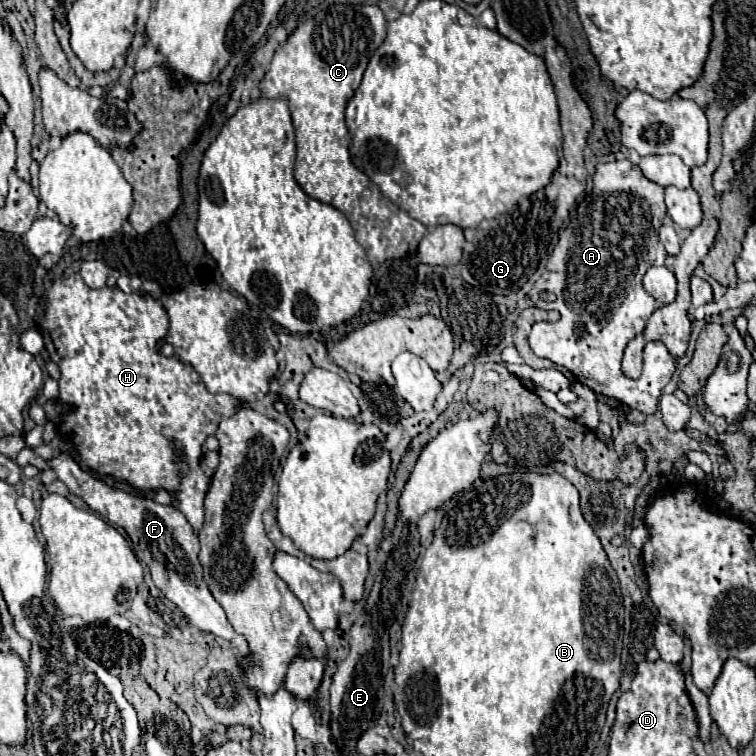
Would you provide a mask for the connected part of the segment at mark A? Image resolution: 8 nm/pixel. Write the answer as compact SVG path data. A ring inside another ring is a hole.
M628 159L612 161L612 163L598 163L596 173L592 177L592 205L580 213L580 219L572 221L572 227L568 231L560 233L560 241L550 253L546 271L542 273L540 281L534 283L528 297L534 301L540 309L556 309L560 311L560 321L556 323L534 323L530 331L530 349L544 359L550 359L552 363L558 363L566 367L572 375L576 375L576 381L590 387L594 393L602 393L606 397L612 397L620 403L630 405L632 409L638 409L646 415L656 413L658 409L658 397L662 389L668 385L674 369L676 359L666 351L662 341L650 341L644 347L644 369L640 379L622 379L622 353L630 339L634 335L642 333L646 329L646 323L650 315L662 307L652 295L646 293L642 287L642 281L632 281L632 277L644 277L648 267L652 265L664 265L668 253L664 247L660 247L658 241L658 229L662 227L662 219L666 215L664 205L664 189L652 181L648 181L640 167L634 165ZM540 291L552 291L556 295L554 303L546 303L540 299Z

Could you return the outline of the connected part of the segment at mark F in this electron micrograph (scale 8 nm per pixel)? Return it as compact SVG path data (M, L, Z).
M58 455L56 459L50 459L48 465L54 469L60 481L66 483L66 487L82 497L88 507L96 513L100 513L104 519L108 519L114 525L120 525L128 537L132 539L134 553L140 563L150 567L152 581L160 591L188 617L188 621L204 633L212 633L218 637L224 637L232 649L236 649L242 657L250 655L250 647L246 647L246 639L238 635L222 611L222 605L212 597L210 589L206 587L202 565L198 561L198 537L194 535L190 523L184 519L184 515L172 507L172 505L158 505L152 499L146 499L144 495L126 493L120 489L114 489L106 485L100 479L94 479L94 475L86 469L82 469L72 457Z

